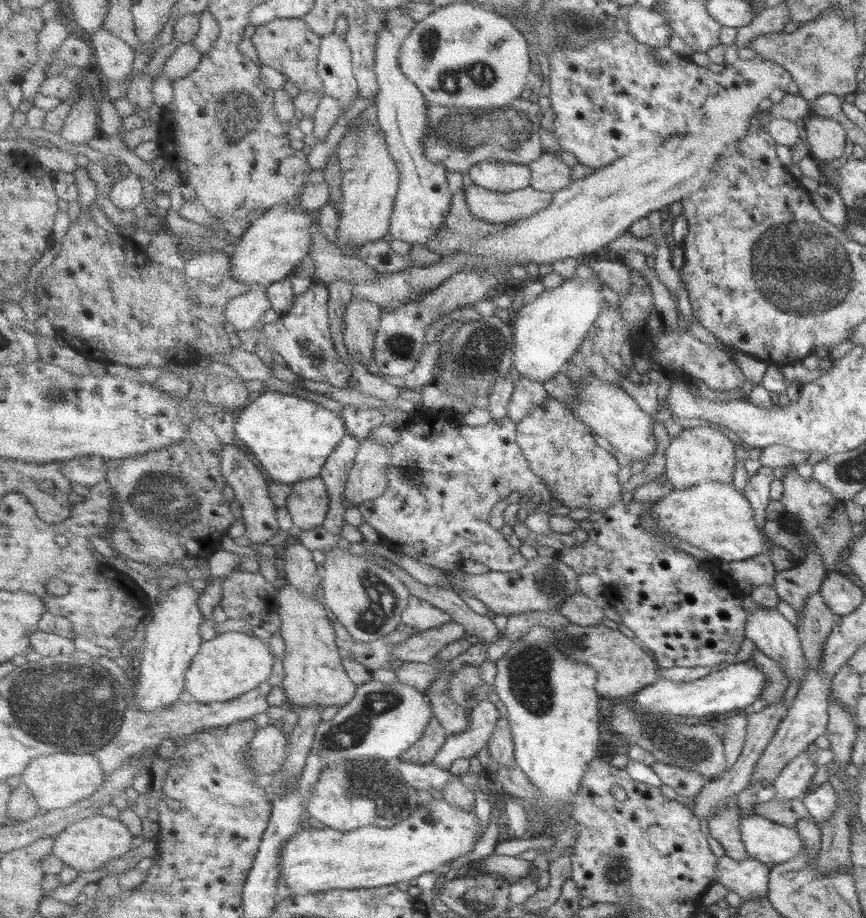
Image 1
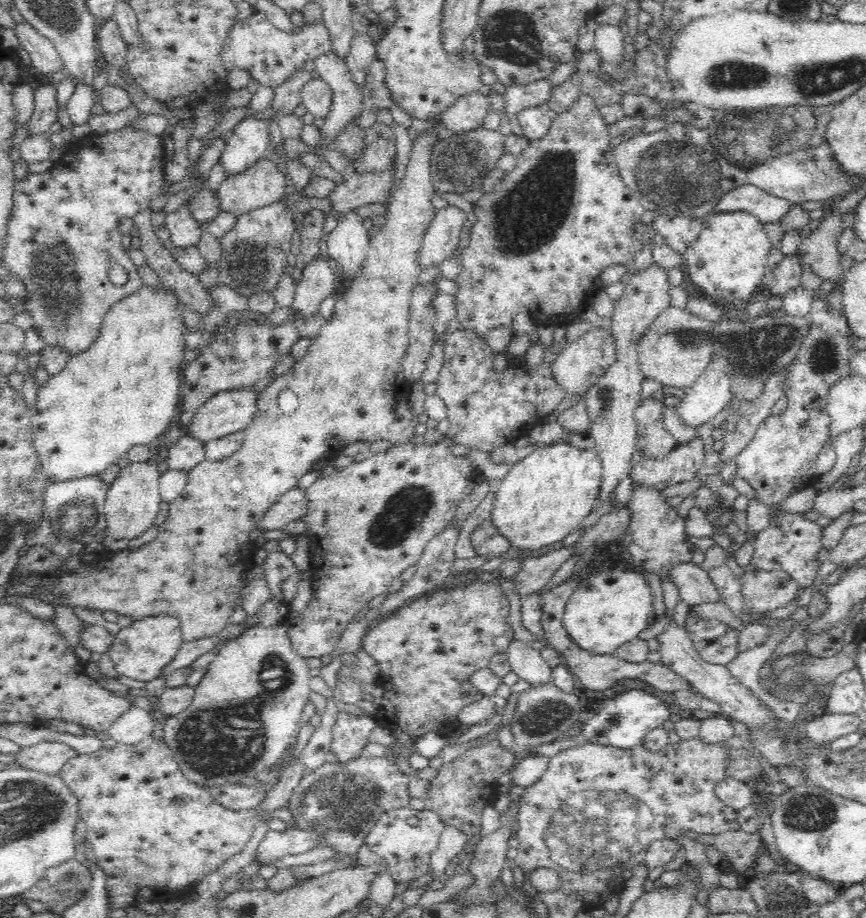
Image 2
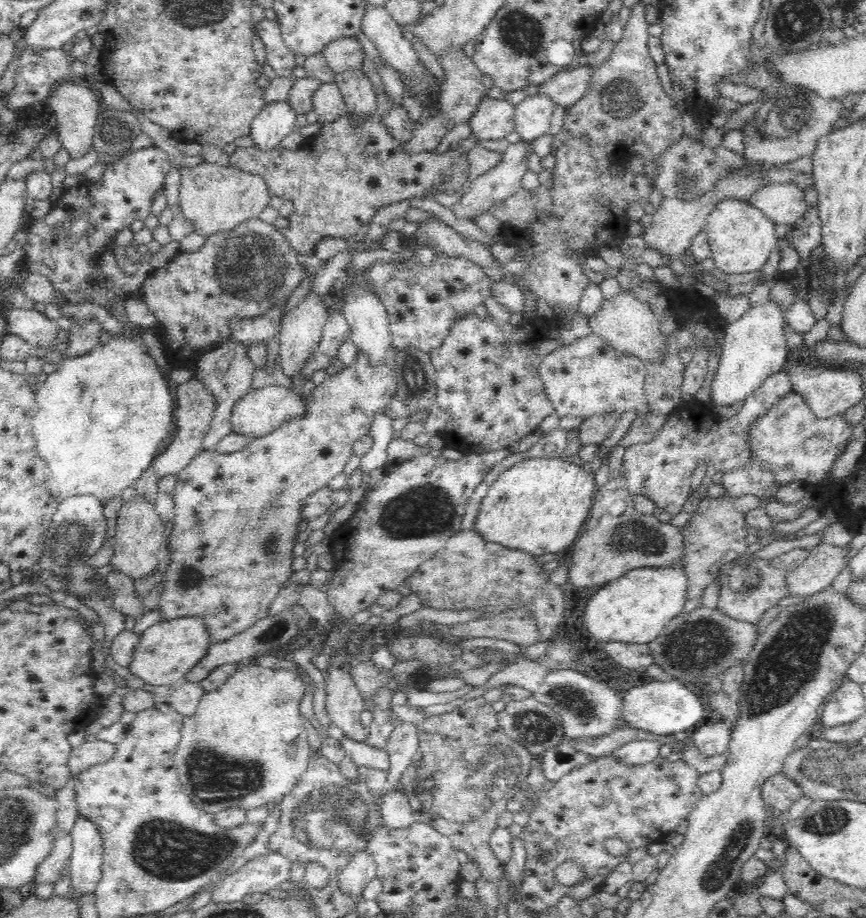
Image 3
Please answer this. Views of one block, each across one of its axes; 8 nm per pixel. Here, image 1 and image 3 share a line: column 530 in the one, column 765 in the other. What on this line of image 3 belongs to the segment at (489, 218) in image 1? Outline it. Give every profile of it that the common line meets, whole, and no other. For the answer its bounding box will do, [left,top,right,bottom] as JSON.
[745,184,807,228]

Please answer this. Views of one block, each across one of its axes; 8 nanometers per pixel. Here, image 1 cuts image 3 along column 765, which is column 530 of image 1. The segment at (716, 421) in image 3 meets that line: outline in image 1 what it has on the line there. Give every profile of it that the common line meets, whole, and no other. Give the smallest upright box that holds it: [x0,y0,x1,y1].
[510,376,550,425]

